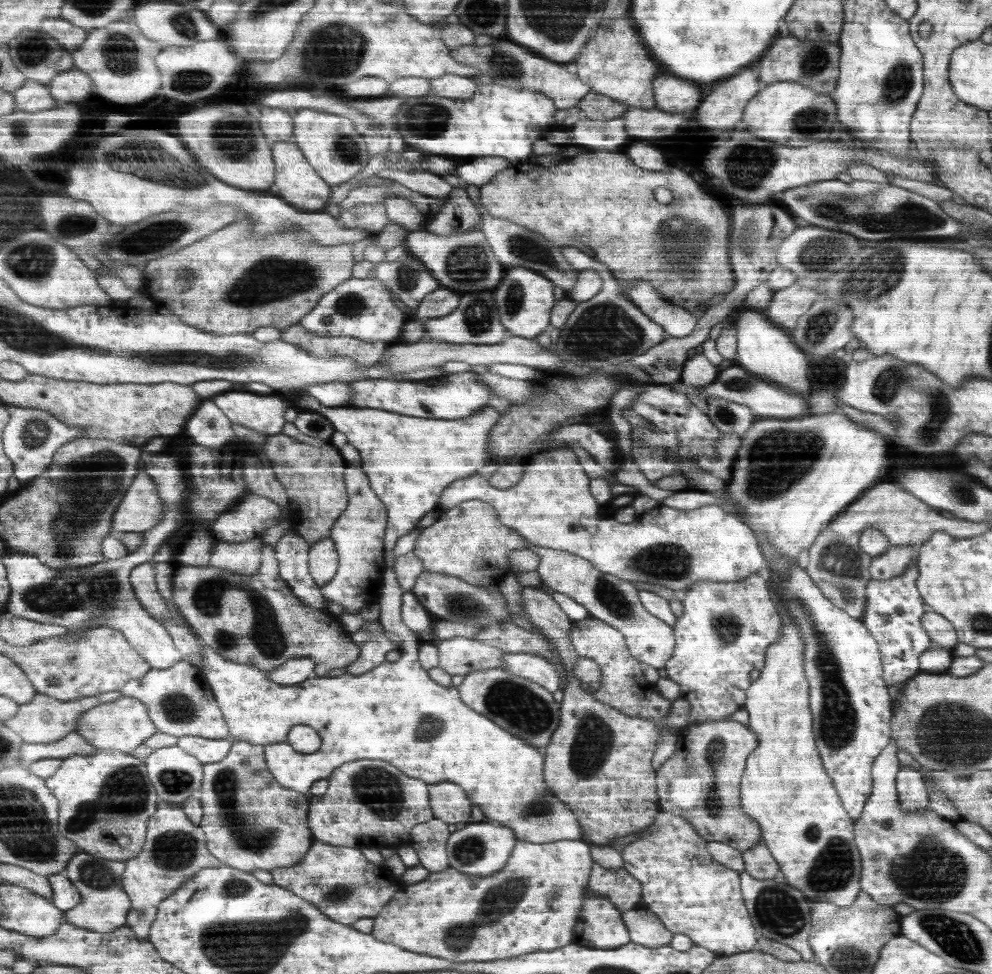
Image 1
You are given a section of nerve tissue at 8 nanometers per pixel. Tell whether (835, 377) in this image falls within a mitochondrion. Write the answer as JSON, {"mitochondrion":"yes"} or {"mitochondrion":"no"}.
{"mitochondrion":"yes"}

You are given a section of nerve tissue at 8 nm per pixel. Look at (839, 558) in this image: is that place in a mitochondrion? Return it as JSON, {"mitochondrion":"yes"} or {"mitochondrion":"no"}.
{"mitochondrion":"yes"}

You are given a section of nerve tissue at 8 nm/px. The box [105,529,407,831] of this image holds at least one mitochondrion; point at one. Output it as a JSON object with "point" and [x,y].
{"point":[266,634]}

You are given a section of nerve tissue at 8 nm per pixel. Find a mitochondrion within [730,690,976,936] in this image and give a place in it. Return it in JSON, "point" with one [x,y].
{"point":[932,871]}

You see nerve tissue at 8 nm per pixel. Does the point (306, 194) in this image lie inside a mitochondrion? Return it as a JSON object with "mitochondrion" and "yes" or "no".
{"mitochondrion":"no"}

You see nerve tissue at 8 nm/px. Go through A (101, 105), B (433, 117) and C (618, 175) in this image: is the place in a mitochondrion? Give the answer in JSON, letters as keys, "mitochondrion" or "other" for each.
{"A":"other","B":"mitochondrion","C":"other"}

